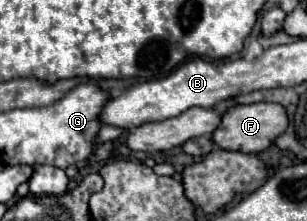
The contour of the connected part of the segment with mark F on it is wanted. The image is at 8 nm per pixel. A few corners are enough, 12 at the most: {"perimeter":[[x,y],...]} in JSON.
{"perimeter":[[278,103],[234,105],[212,141],[226,151],[260,153],[284,133]]}

